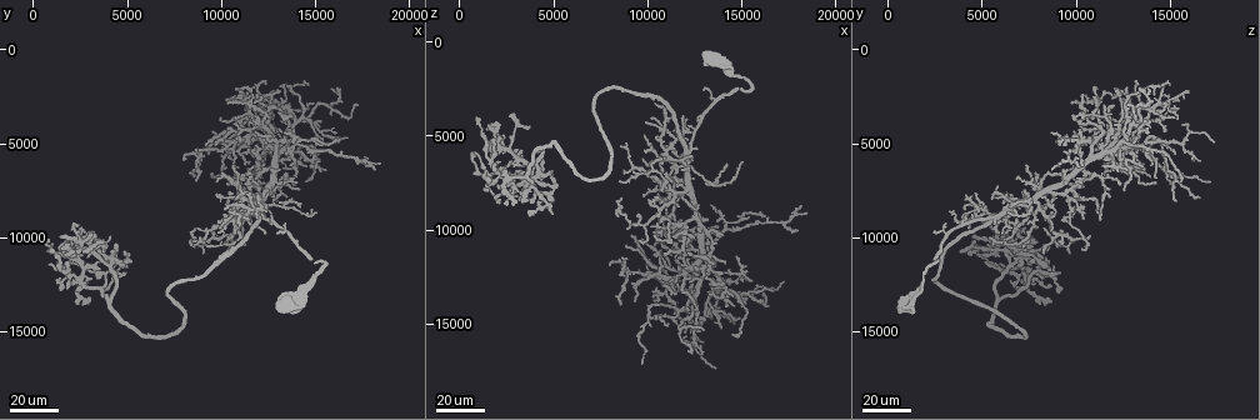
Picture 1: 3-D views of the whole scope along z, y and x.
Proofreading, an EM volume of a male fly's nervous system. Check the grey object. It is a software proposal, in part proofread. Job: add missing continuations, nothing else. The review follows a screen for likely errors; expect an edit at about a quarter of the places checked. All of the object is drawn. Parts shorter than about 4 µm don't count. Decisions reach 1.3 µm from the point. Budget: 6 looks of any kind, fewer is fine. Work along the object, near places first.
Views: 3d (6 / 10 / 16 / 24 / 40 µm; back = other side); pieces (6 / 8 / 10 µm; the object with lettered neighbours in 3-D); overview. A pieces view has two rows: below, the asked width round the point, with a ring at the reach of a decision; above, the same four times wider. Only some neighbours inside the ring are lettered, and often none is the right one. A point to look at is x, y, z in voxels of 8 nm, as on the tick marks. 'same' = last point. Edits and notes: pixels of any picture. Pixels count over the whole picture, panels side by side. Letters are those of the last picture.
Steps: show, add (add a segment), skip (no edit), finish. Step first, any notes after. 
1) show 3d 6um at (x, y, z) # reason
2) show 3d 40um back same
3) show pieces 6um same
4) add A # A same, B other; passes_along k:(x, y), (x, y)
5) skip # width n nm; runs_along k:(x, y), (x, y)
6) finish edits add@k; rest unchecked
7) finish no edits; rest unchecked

show 3d 24um at (11800, 8900, 3800) # branch stops here

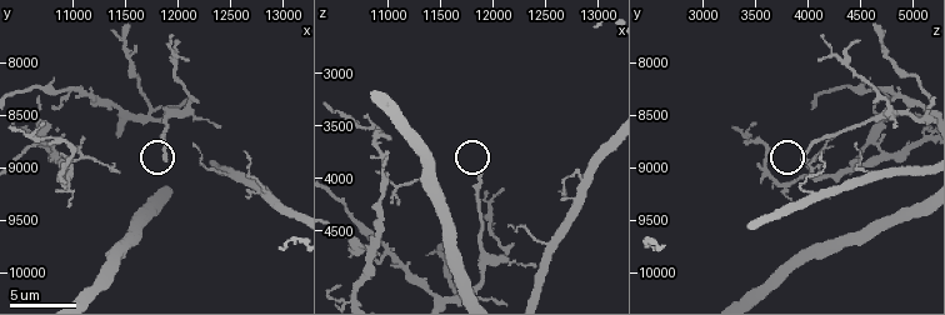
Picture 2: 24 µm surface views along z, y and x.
show pieces 10um at (11900, 8940, 3920)

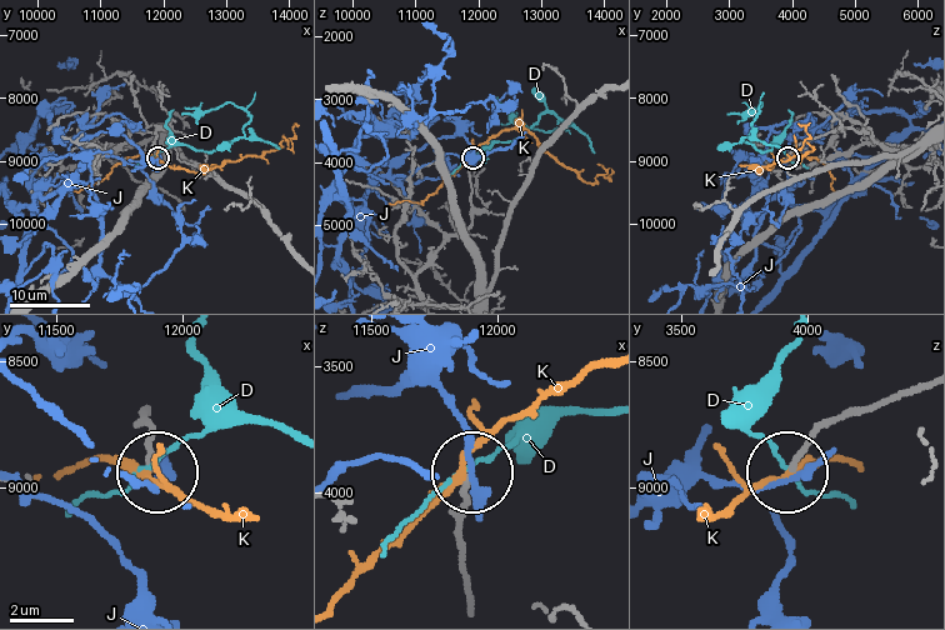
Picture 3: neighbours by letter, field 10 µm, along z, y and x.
skip # D other, J other, K other; none of them fits

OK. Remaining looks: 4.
show 3d 24um at (10300, 4100, 11400) # an open end

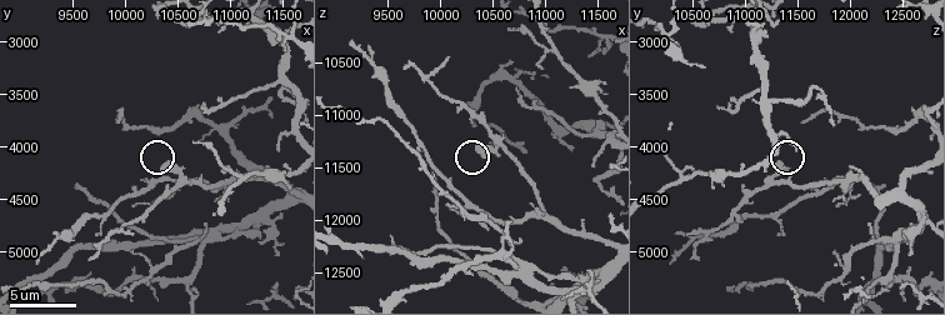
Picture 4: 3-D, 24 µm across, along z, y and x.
show pieces 8um at (10360, 4220, 11320)

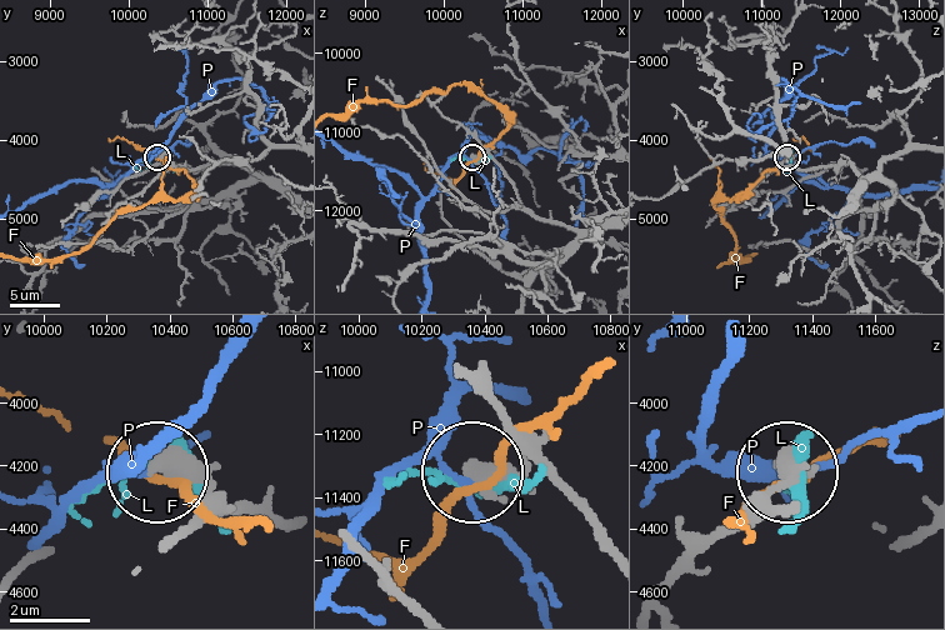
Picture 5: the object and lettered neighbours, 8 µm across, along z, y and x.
skip # F other, L other, P other; none of them fits

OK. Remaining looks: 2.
show 3d 24um at (12100, 3900, 15800) # an open end

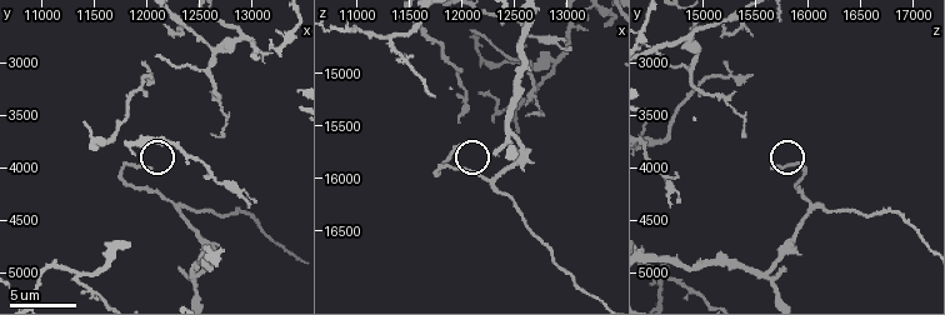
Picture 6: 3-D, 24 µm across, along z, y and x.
show pieces 6um at (12020, 4020, 15680) # see the neighbours

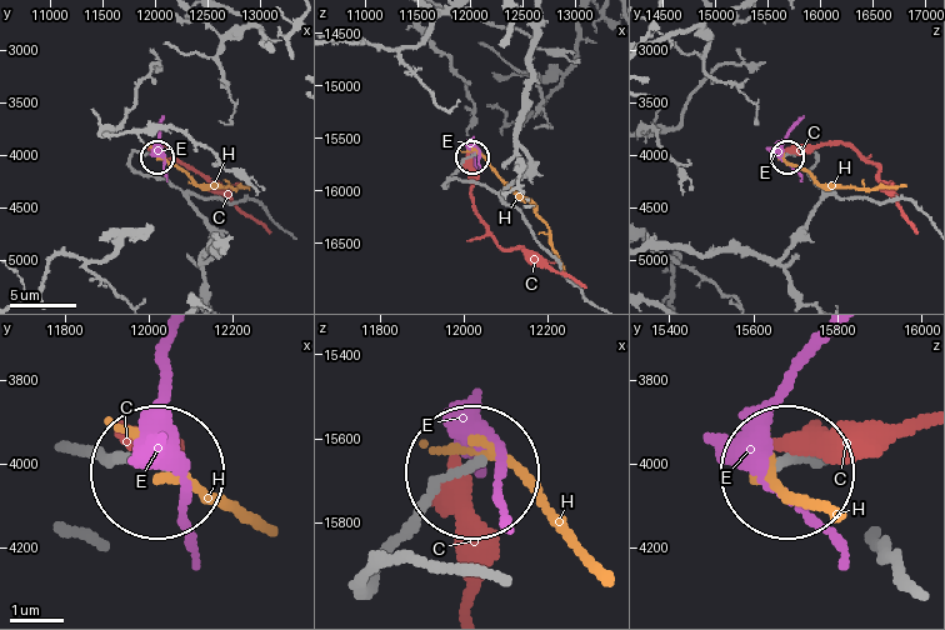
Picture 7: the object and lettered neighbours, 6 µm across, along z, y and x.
skip # C other, E other, H other; no lettered segment goes on from it

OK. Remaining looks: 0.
finish no edits; rest unchecked

